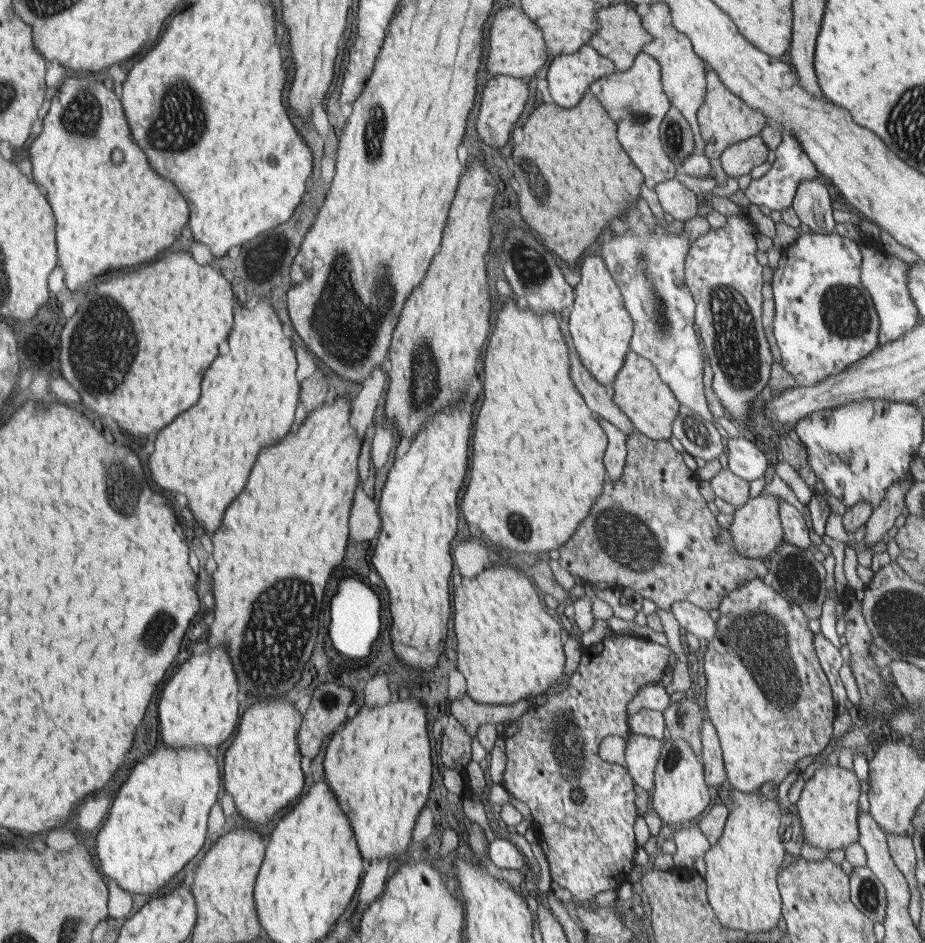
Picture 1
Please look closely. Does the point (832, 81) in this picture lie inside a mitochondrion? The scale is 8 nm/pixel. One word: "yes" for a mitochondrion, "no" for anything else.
no

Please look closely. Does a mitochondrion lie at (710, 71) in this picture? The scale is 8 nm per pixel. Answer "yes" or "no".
no

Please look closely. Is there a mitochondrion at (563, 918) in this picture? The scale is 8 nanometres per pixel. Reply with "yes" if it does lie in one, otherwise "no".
no

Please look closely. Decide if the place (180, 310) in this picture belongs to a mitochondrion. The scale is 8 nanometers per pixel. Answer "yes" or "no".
no

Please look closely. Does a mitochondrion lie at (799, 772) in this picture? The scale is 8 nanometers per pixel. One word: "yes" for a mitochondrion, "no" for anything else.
no

